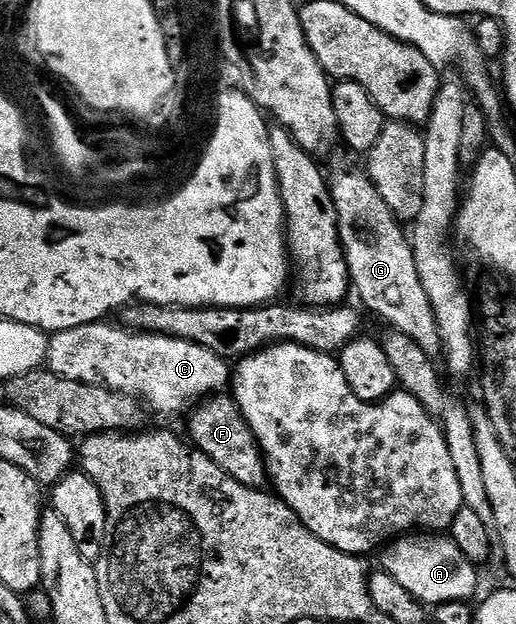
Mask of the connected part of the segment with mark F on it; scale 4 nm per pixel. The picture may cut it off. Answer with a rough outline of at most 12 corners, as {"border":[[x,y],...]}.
{"border":[[235,397],[191,411],[195,449],[243,486],[269,485],[268,463]]}

